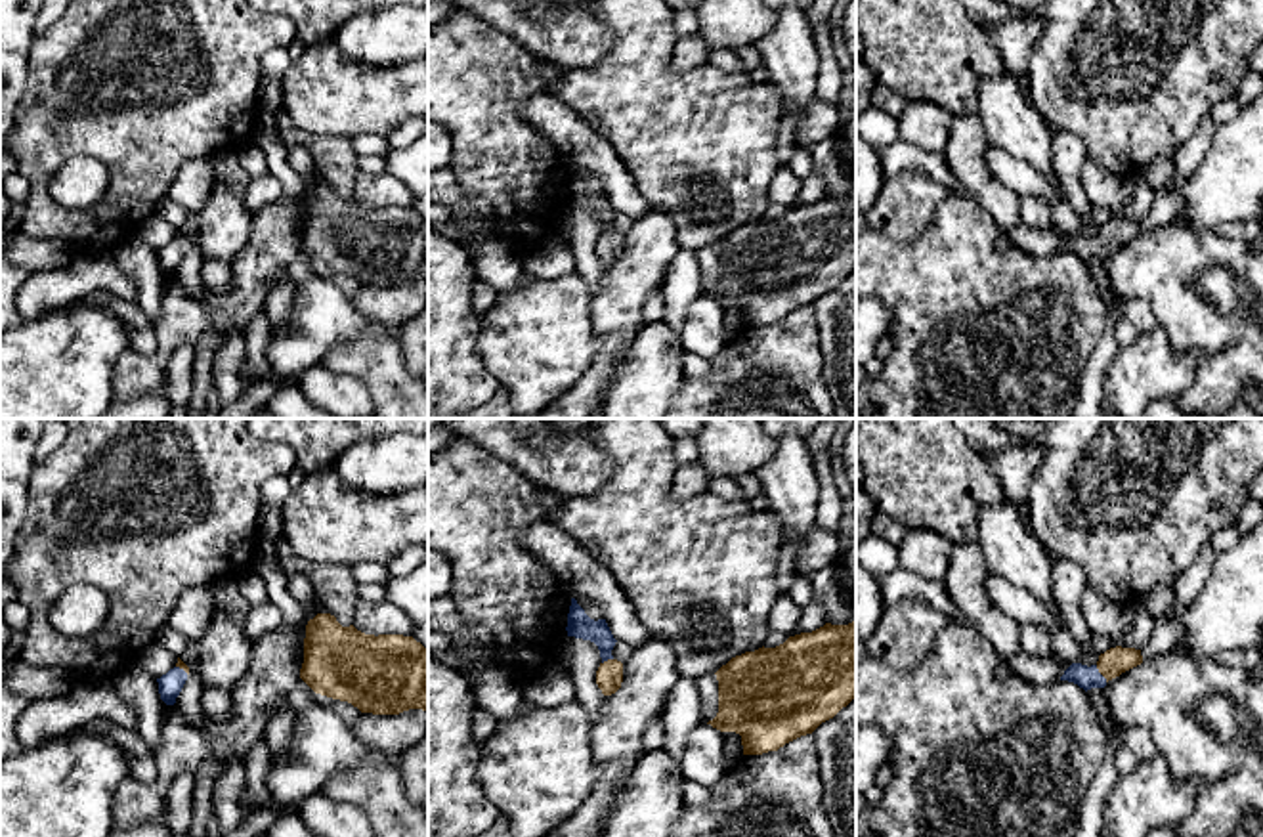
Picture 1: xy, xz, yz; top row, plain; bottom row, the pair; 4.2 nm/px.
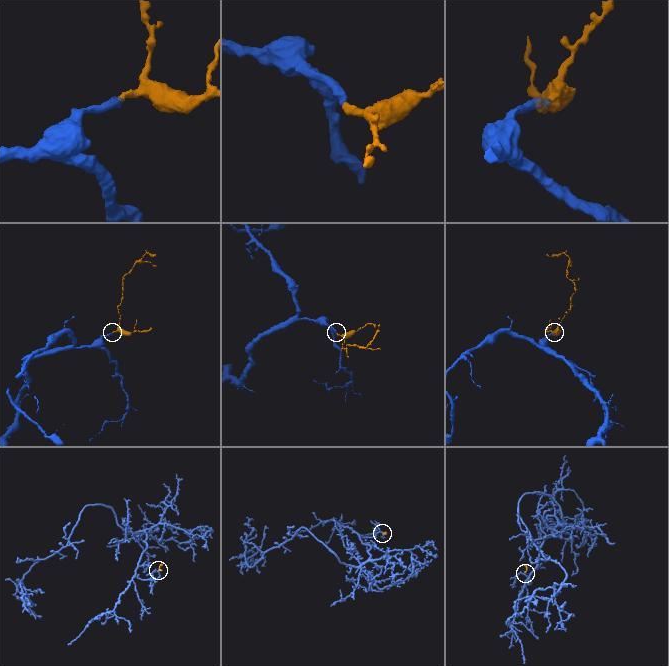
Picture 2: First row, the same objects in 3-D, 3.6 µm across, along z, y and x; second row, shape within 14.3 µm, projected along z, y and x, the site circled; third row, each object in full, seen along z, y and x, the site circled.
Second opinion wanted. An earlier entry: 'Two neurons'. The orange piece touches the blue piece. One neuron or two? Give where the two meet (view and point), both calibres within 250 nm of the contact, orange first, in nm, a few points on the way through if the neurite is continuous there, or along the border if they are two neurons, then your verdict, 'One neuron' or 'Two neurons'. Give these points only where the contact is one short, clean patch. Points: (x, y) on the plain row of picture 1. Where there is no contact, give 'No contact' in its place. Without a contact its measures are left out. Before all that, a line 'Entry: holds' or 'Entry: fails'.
Entry: fails
Touches orange at yz (1099, 243). Thickness 120 nm (orange) against 100 nm. Path across: yz (1118, 232), (1099, 243), (1086, 249). One neuron

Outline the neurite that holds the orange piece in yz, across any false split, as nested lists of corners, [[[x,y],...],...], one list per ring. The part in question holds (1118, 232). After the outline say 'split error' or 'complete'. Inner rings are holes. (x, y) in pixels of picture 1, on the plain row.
[[[1110,220],[1099,227],[1099,233],[1091,239],[1081,235],[1072,235],[1060,252],[1068,252],[1083,260],[1104,260],[1108,252],[1120,248],[1122,245],[1143,235],[1141,222],[1135,220]]] | split error

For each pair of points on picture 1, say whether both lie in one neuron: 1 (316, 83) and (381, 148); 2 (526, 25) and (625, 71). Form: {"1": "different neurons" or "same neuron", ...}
{"1": "different neurons", "2": "different neurons"}

